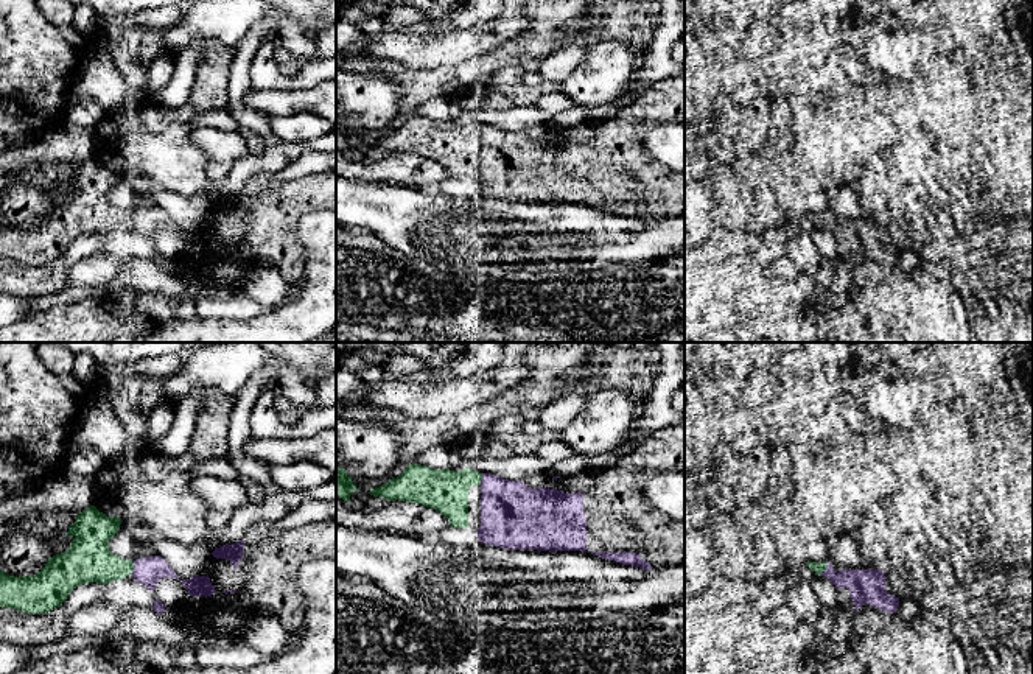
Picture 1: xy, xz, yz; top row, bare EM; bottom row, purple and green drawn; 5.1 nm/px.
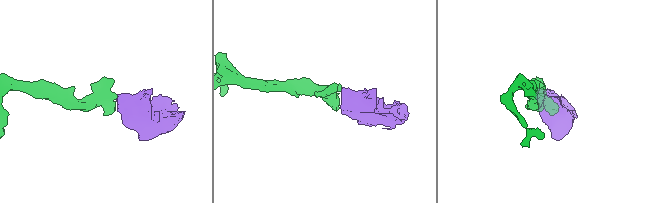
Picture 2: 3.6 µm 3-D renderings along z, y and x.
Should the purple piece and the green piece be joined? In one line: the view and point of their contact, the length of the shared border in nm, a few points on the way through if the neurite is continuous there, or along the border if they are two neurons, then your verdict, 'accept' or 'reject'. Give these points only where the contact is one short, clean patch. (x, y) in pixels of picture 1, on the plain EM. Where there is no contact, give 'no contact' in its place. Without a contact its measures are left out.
contact yz (826, 220); length 80 nm; accept

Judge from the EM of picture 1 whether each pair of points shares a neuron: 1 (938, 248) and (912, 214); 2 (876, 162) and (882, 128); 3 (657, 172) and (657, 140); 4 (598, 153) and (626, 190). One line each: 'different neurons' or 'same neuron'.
1: same neuron
2: different neurons
3: different neurons
4: same neuron

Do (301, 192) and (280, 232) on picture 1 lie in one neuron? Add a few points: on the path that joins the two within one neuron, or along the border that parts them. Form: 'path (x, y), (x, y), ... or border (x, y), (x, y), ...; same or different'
path (291, 201), (280, 212), (280, 223); same

